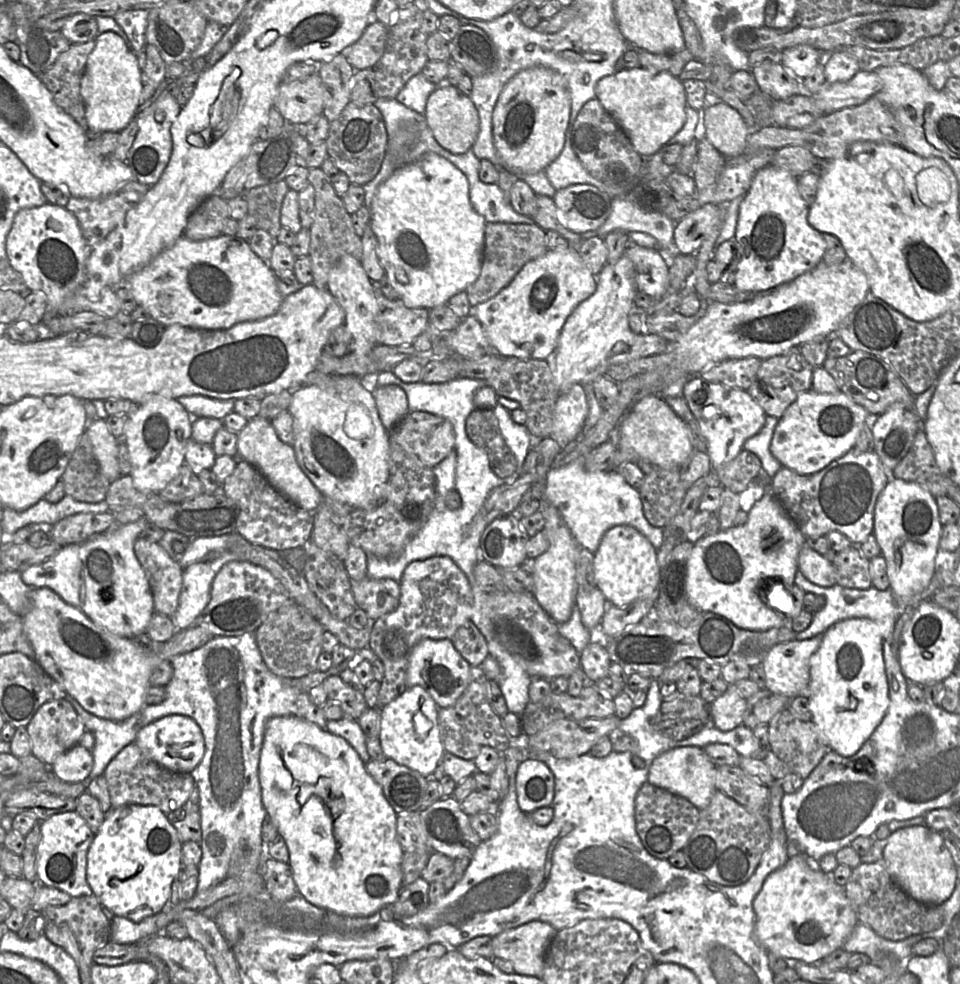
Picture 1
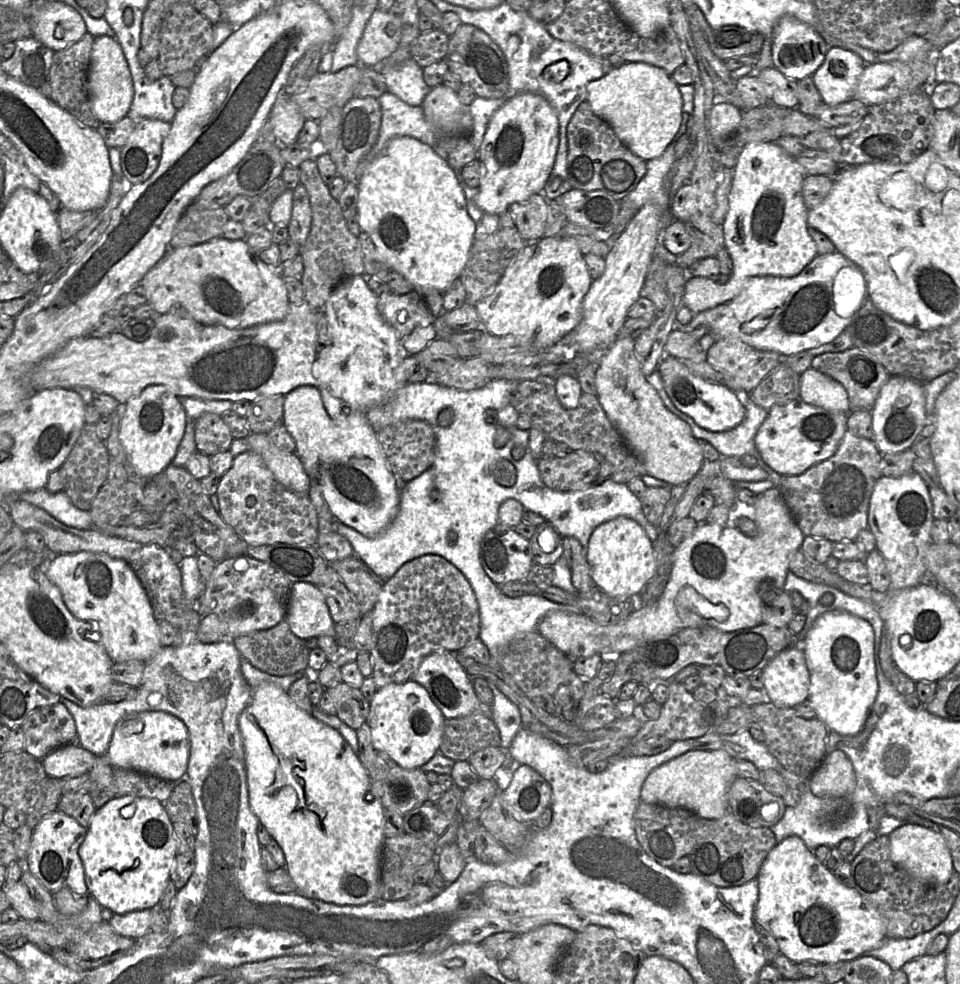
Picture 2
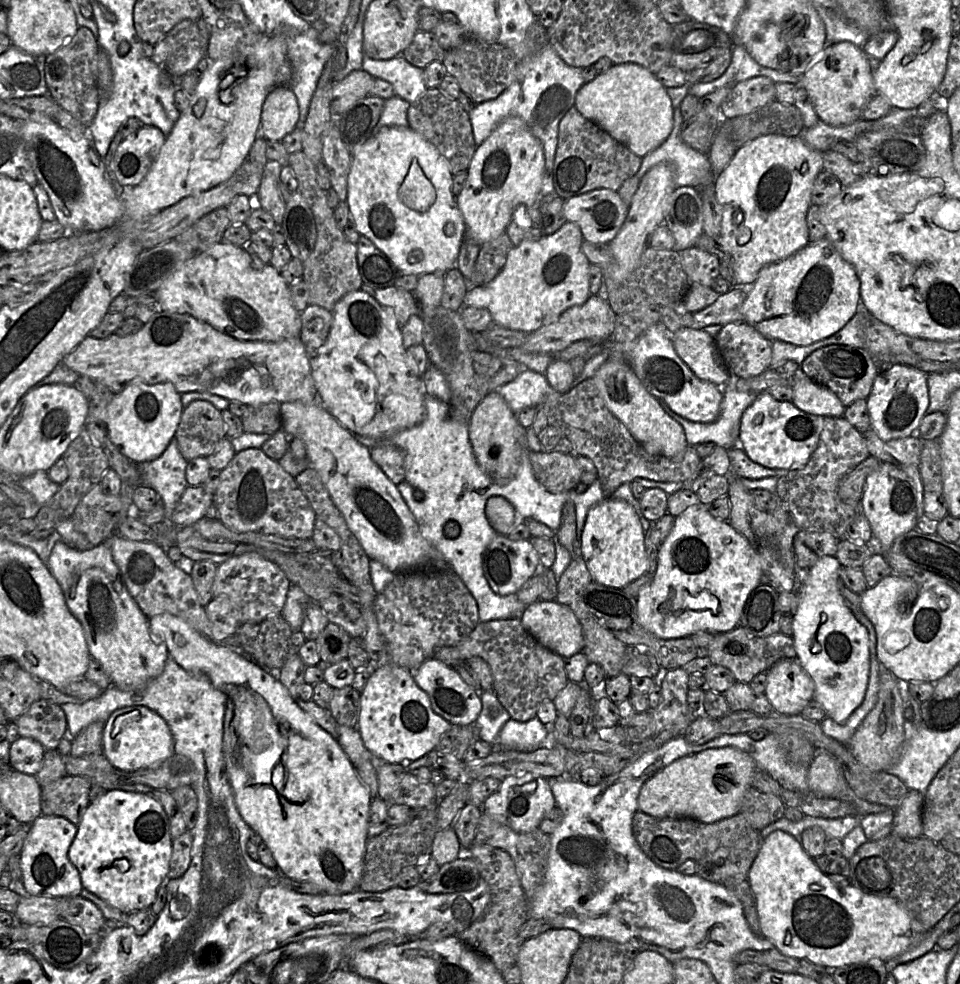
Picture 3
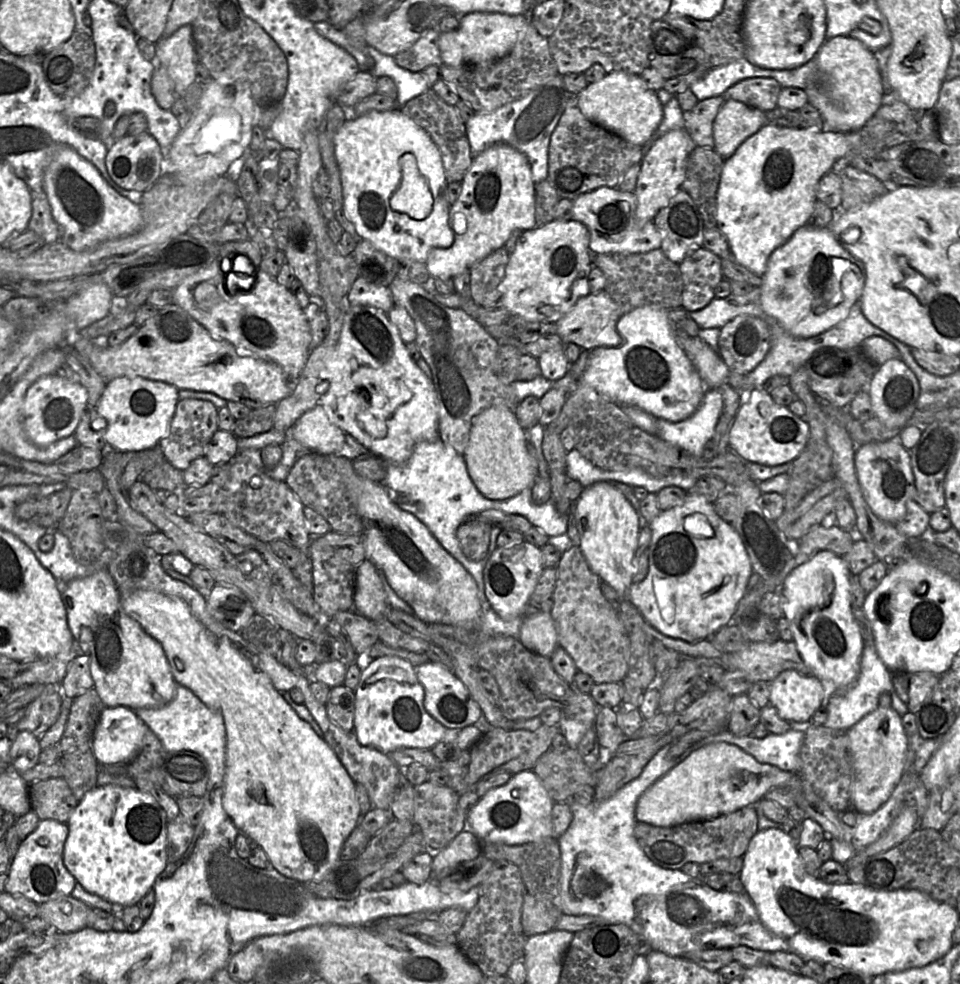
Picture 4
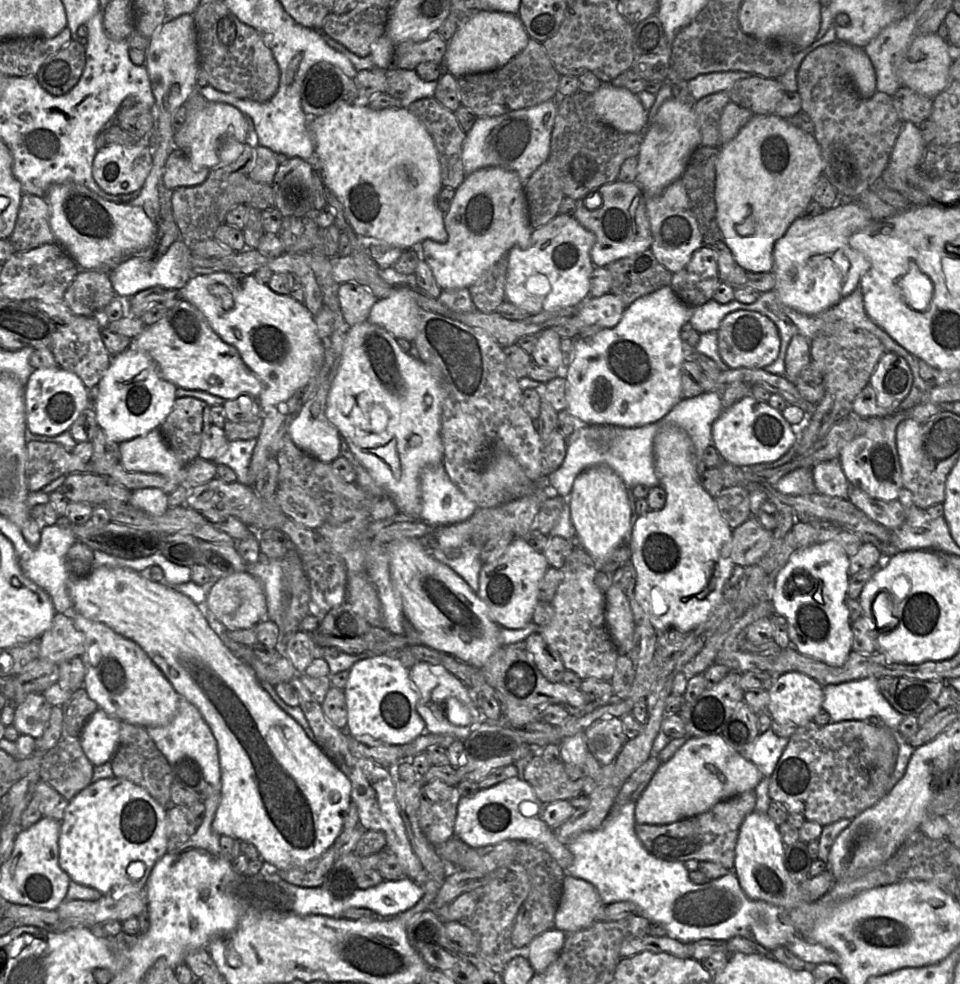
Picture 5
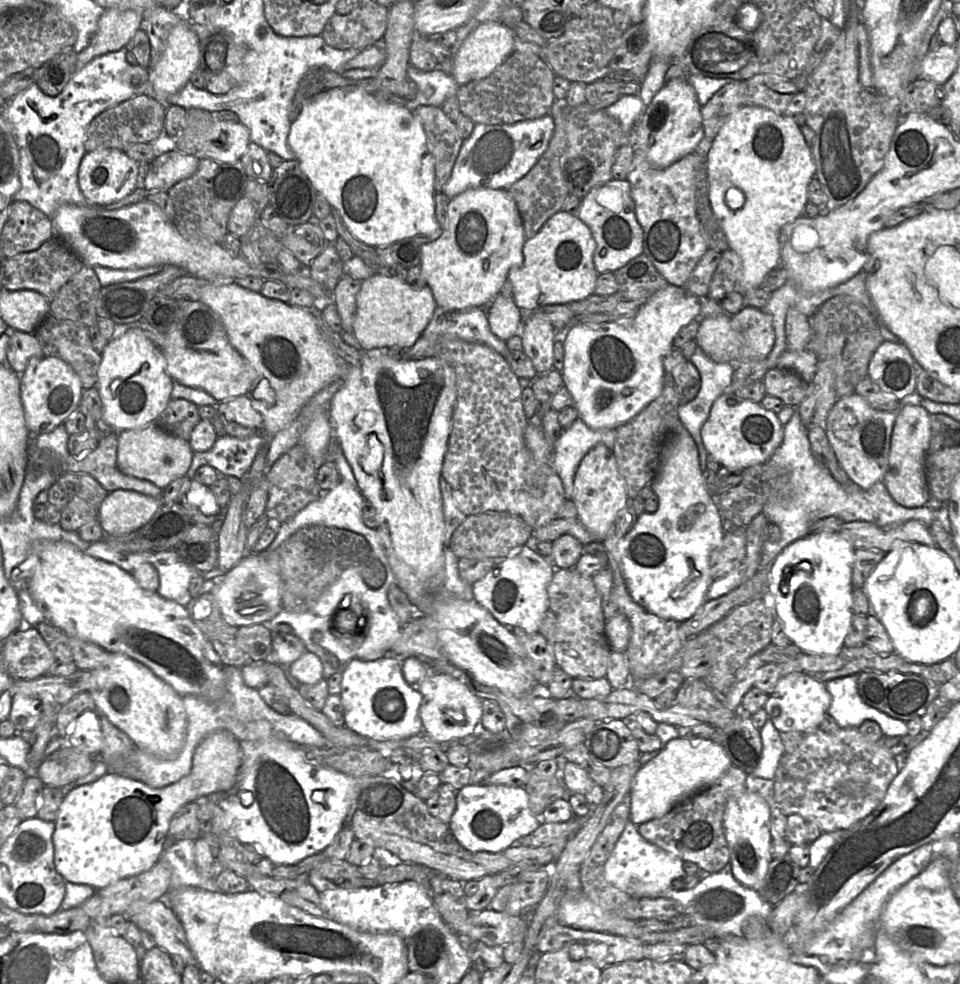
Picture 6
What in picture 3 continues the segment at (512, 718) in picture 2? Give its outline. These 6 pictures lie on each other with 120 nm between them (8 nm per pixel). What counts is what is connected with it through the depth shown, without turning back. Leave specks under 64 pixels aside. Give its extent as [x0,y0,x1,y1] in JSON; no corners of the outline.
[474,690,511,748]

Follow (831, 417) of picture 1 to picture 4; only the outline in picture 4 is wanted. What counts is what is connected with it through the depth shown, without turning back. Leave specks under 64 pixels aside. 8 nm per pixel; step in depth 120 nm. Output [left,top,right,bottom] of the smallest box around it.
[729,388,810,466]

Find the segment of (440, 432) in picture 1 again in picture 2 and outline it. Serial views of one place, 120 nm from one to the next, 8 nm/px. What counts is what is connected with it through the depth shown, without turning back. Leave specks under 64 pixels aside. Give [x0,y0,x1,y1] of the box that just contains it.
[377,420,436,482]

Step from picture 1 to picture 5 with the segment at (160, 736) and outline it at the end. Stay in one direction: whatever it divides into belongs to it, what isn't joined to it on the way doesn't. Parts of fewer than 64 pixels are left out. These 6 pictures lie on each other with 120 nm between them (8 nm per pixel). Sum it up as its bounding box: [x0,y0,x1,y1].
[80,708,122,766]

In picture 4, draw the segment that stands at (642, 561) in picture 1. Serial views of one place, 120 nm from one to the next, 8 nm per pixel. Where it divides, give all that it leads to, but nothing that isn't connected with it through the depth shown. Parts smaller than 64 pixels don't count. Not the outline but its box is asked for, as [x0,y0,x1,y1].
[575,481,640,599]

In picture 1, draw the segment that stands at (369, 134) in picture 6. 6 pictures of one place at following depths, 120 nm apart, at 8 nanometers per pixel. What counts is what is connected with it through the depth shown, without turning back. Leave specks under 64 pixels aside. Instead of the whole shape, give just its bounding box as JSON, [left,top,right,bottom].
[370,152,486,309]

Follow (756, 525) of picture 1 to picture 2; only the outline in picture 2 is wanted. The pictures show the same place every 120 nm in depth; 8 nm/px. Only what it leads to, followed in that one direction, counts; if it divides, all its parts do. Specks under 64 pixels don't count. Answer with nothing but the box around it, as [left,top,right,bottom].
[537,487,805,659]

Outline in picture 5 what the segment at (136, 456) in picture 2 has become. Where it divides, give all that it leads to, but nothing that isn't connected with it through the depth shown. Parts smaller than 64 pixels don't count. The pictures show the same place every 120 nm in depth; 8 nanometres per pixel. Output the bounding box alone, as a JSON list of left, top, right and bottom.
[90,348,176,443]

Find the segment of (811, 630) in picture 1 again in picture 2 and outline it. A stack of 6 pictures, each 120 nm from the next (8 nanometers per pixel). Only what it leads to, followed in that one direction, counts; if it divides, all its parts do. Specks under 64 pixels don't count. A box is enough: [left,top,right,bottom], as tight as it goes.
[784,571,884,661]

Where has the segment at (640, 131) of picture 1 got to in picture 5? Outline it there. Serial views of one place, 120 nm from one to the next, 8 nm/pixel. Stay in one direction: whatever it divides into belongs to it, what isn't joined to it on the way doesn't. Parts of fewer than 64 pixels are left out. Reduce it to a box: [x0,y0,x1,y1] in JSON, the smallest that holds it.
[592,83,648,133]

